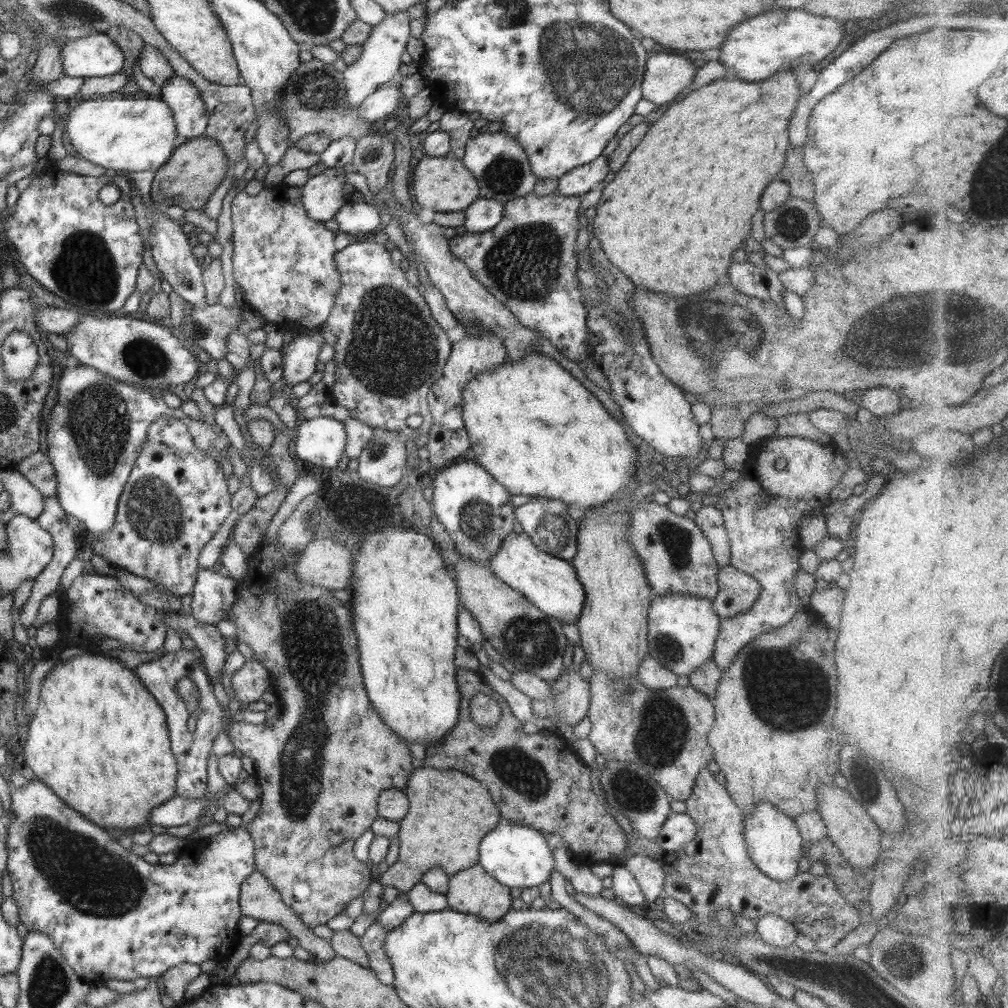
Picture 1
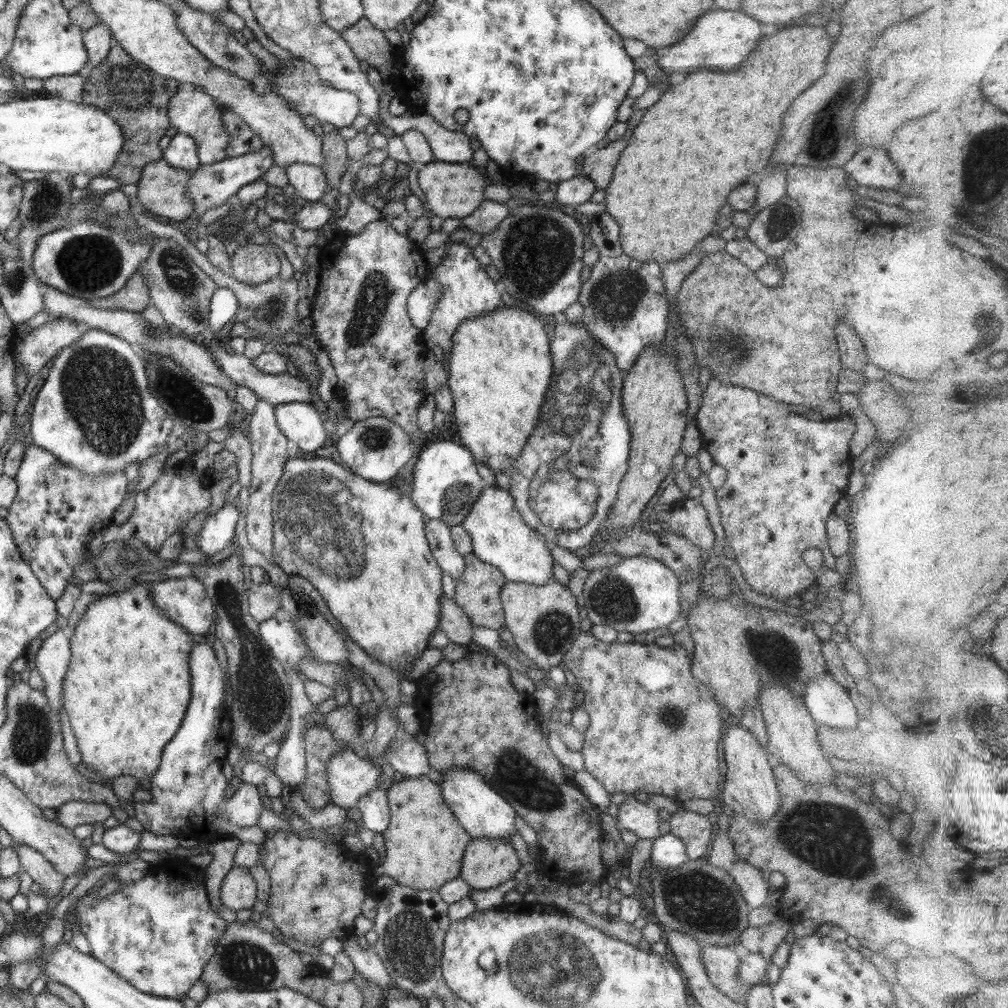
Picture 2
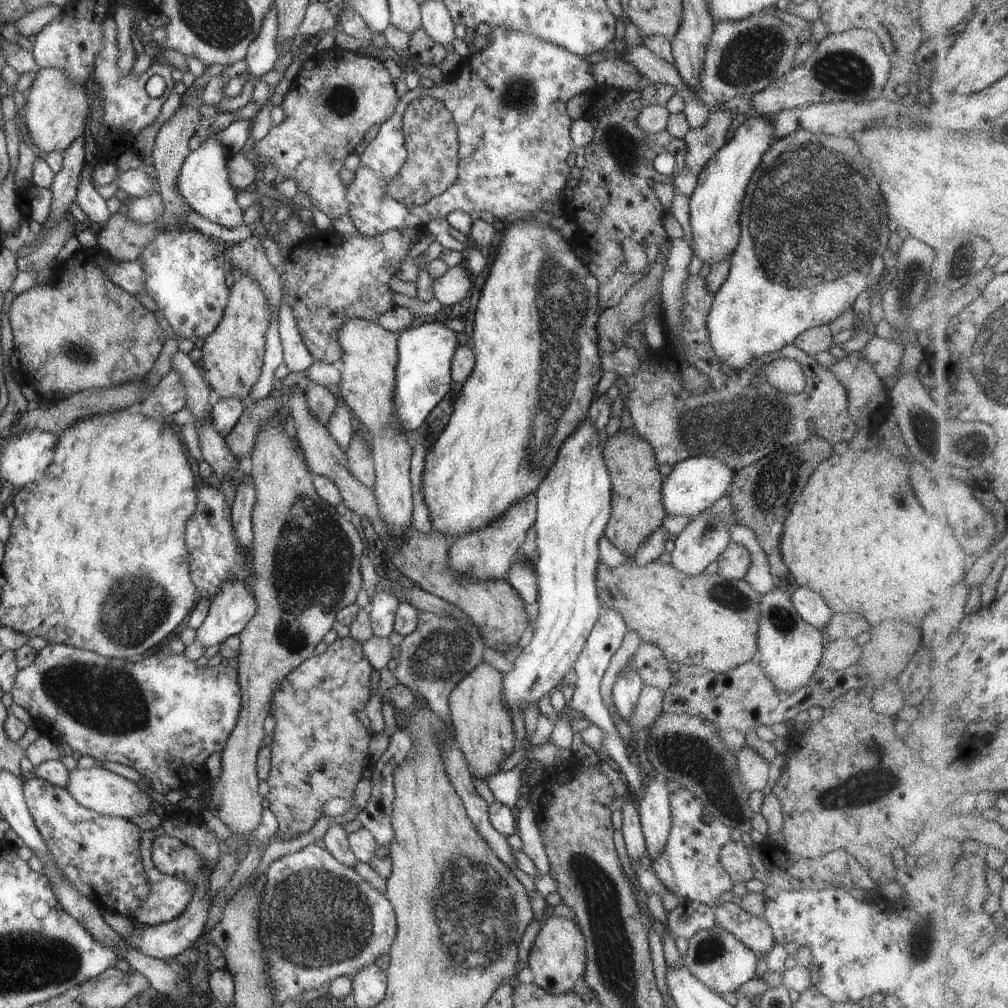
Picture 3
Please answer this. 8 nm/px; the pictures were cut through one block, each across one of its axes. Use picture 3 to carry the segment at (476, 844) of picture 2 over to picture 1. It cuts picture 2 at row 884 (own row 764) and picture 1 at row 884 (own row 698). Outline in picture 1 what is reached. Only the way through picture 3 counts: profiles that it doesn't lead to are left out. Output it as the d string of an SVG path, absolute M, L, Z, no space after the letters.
M478 865L468 867L449 878L448 908L473 914L487 921L500 920L510 909L510 889L500 884Z

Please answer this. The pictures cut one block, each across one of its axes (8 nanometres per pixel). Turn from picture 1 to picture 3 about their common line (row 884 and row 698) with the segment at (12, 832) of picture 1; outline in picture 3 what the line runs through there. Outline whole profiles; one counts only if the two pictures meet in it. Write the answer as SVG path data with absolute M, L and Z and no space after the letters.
M64 643L47 644L39 650L37 659L32 664L19 670L19 674L15 678L15 686L12 687L10 693L13 702L25 708L32 715L36 728L56 744L68 744L77 757L91 756L97 764L109 760L110 762L119 762L124 766L130 766L134 770L138 770L146 786L163 795L168 794L170 790L184 789L188 785L192 785L196 780L203 779L206 759L213 752L222 752L224 750L227 738L237 725L240 709L242 708L241 688L236 669L230 667L230 665L223 666L221 663L215 667L209 665L200 667L196 665L196 661L190 661L184 653L176 654L166 648L144 658L140 662L133 663L124 659L103 657L98 653L71 647Z

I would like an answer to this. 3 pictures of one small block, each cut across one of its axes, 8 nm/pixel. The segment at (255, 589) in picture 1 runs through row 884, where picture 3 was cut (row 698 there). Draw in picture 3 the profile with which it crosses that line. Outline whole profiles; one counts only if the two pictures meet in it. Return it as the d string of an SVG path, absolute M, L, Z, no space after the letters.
M338 637L324 653L308 657L277 684L270 706L275 729L268 739L271 771L267 778L270 787L267 798L269 808L279 822L273 840L290 840L311 830L318 819L318 812L331 798L340 797L352 802L356 785L368 762L368 743L373 734L358 718L358 710L363 710L371 697L370 675L373 669L362 645L355 638Z

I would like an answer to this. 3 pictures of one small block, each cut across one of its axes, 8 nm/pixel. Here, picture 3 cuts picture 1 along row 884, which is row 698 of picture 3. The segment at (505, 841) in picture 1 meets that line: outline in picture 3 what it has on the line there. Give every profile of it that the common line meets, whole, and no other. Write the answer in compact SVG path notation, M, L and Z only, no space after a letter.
M586 418L574 429L574 432L572 432L567 439L564 439L564 442L560 445L557 459L554 461L552 468L548 471L548 474L542 479L542 482L534 492L537 496L537 517L533 526L536 530L535 542L537 544L539 554L538 562L535 564L535 575L537 576L537 583L541 594L539 598L539 615L537 617L537 624L534 626L534 632L532 640L530 640L530 644L522 648L521 653L515 658L514 662L512 662L512 670L504 674L504 680L502 681L503 703L505 704L505 707L509 708L510 712L512 708L517 706L523 711L527 704L532 704L532 702L536 702L537 704L538 700L540 700L542 696L551 694L551 692L557 688L558 683L564 682L564 678L566 678L566 676L571 676L574 662L576 662L579 657L580 651L583 649L585 640L588 638L594 623L598 620L598 617L603 611L601 600L598 596L598 589L596 588L596 569L600 562L598 559L598 540L600 540L600 537L605 534L606 525L608 524L612 514L611 490L611 476L605 463L603 449L600 447L599 430L594 426L594 423L590 418Z

